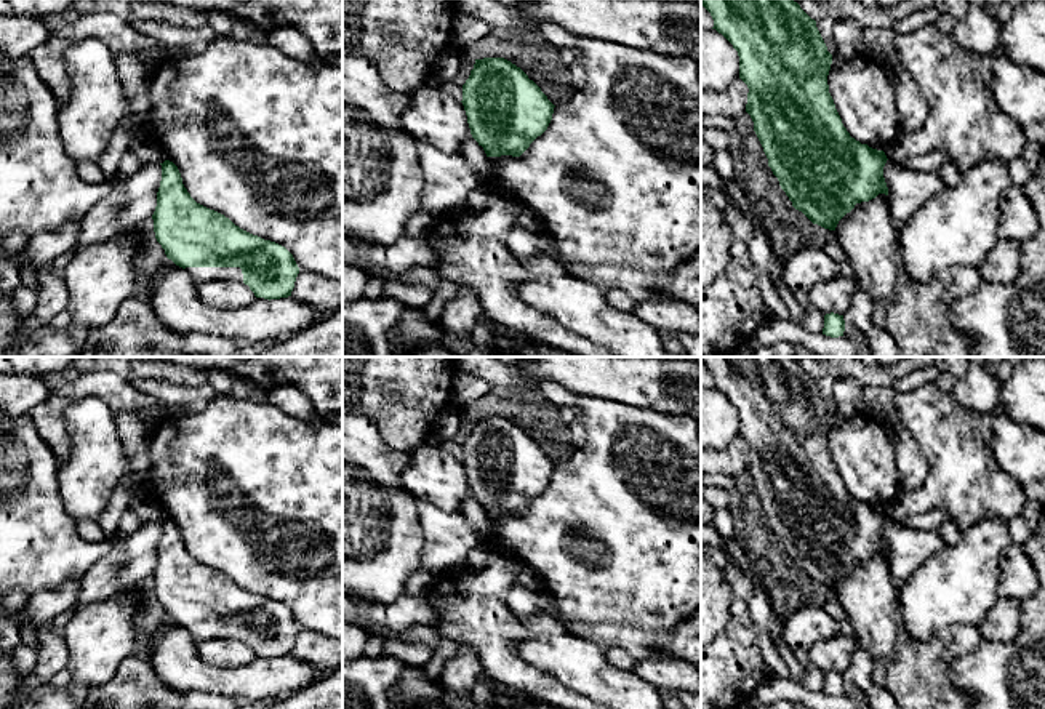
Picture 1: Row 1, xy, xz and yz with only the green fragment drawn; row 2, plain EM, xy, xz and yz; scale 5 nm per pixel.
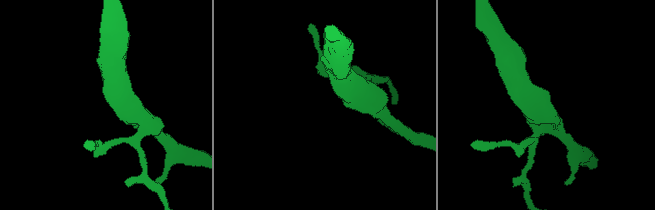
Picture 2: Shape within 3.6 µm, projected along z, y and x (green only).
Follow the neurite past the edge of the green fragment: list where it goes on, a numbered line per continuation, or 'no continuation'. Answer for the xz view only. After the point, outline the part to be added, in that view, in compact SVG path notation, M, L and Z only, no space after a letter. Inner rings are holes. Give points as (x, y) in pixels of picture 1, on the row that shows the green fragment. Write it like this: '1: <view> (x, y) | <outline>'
no continuation

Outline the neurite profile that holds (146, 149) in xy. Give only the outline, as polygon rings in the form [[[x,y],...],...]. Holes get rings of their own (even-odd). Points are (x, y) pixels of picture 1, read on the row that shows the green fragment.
[[[138,134],[130,142],[130,150],[142,162],[142,163],[163,163],[166,154],[160,142],[144,134]]]

